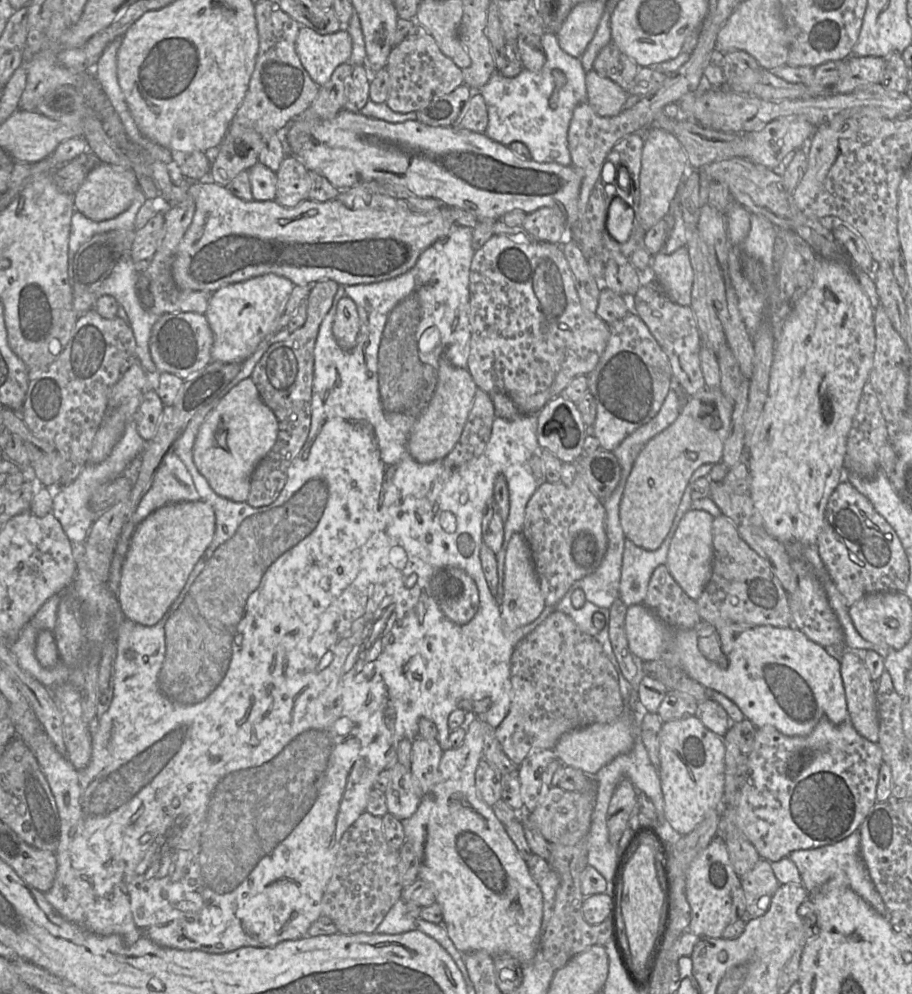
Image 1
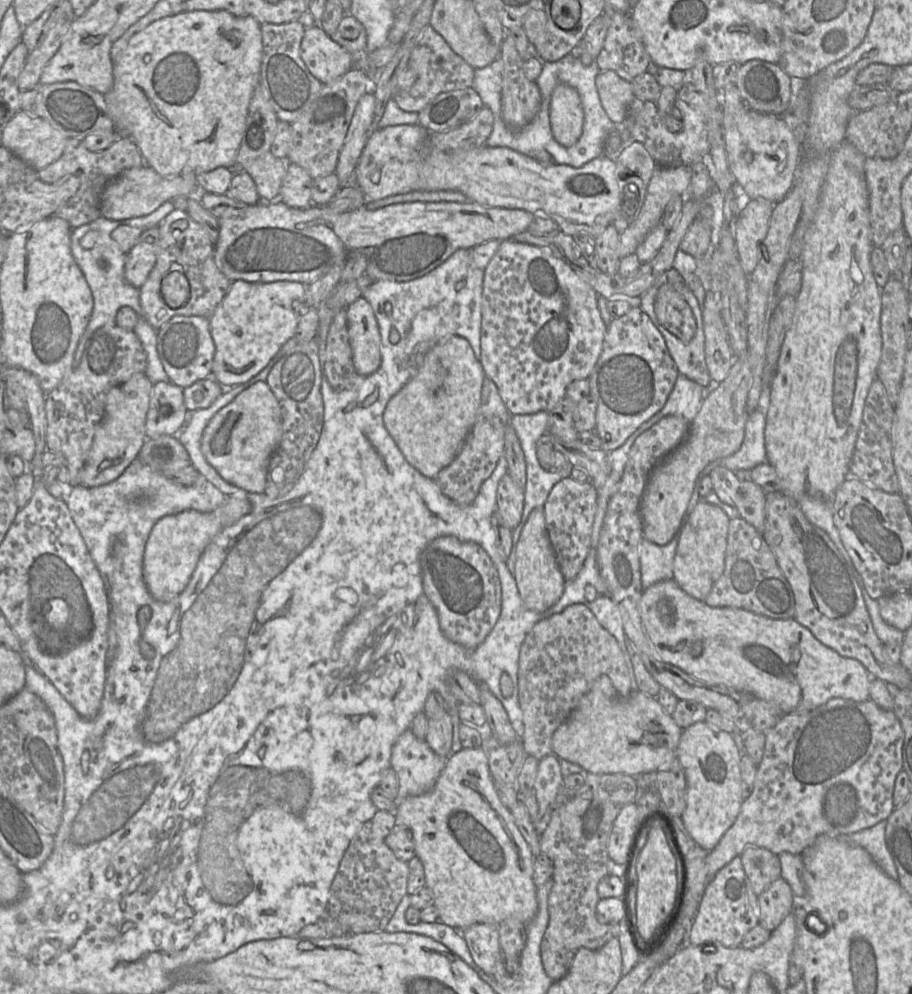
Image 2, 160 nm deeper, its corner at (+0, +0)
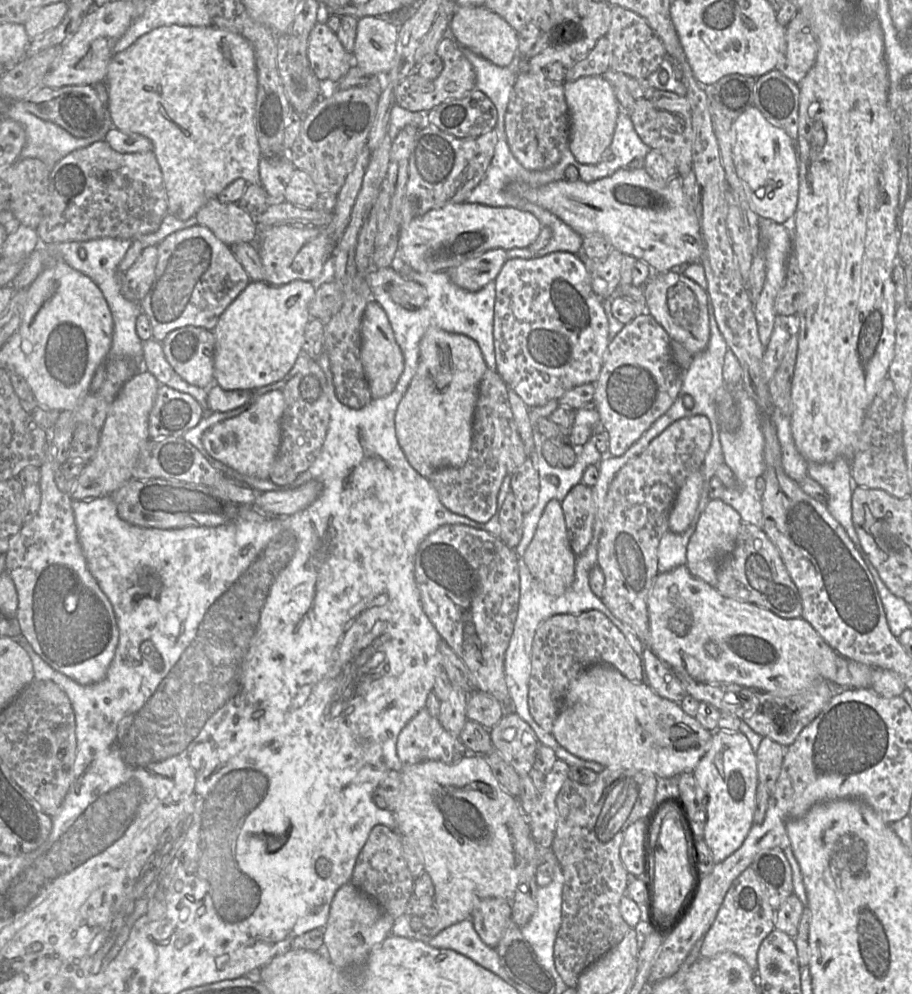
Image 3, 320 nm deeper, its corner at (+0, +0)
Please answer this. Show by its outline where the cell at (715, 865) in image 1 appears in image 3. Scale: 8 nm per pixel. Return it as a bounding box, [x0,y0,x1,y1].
[702,868,775,975]

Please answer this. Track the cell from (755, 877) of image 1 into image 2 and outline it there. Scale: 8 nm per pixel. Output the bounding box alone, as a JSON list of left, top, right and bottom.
[758,877,794,931]

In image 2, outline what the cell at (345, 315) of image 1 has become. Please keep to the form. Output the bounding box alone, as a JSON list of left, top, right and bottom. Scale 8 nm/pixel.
[346,297,381,376]

